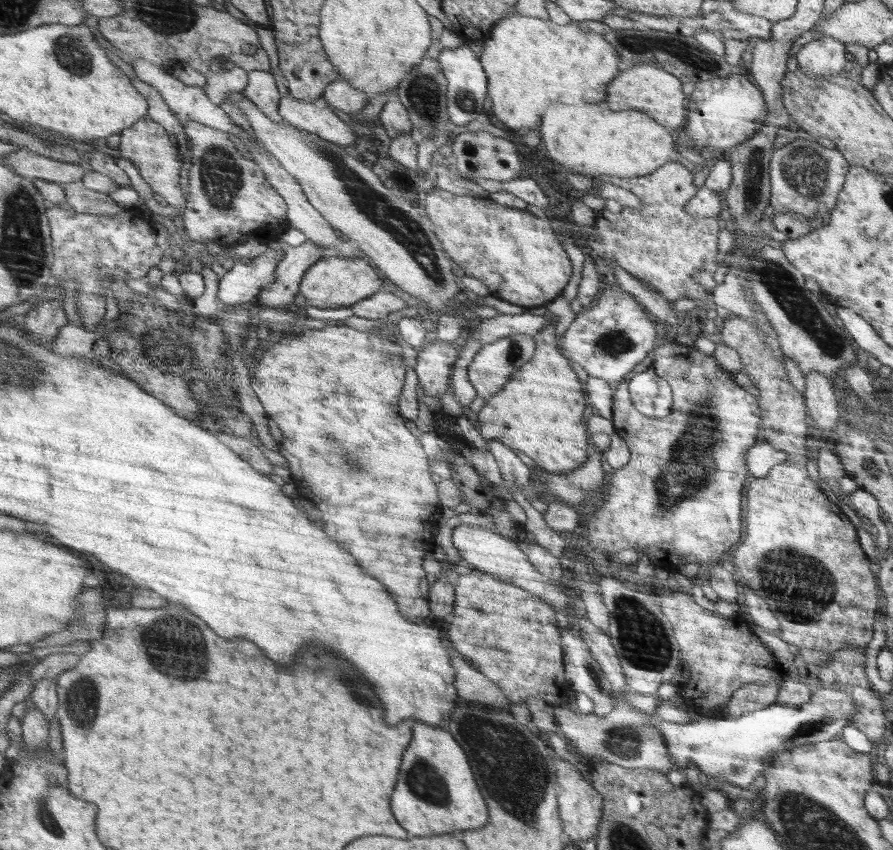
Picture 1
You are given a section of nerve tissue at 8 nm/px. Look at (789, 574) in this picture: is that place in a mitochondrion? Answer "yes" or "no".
yes

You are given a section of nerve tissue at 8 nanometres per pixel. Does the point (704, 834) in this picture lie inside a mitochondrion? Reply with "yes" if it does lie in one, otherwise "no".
no

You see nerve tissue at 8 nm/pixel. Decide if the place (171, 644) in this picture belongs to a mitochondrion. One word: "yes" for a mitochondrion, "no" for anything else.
yes

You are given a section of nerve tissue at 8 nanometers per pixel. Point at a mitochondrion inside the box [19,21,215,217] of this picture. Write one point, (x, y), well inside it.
(70, 51)

